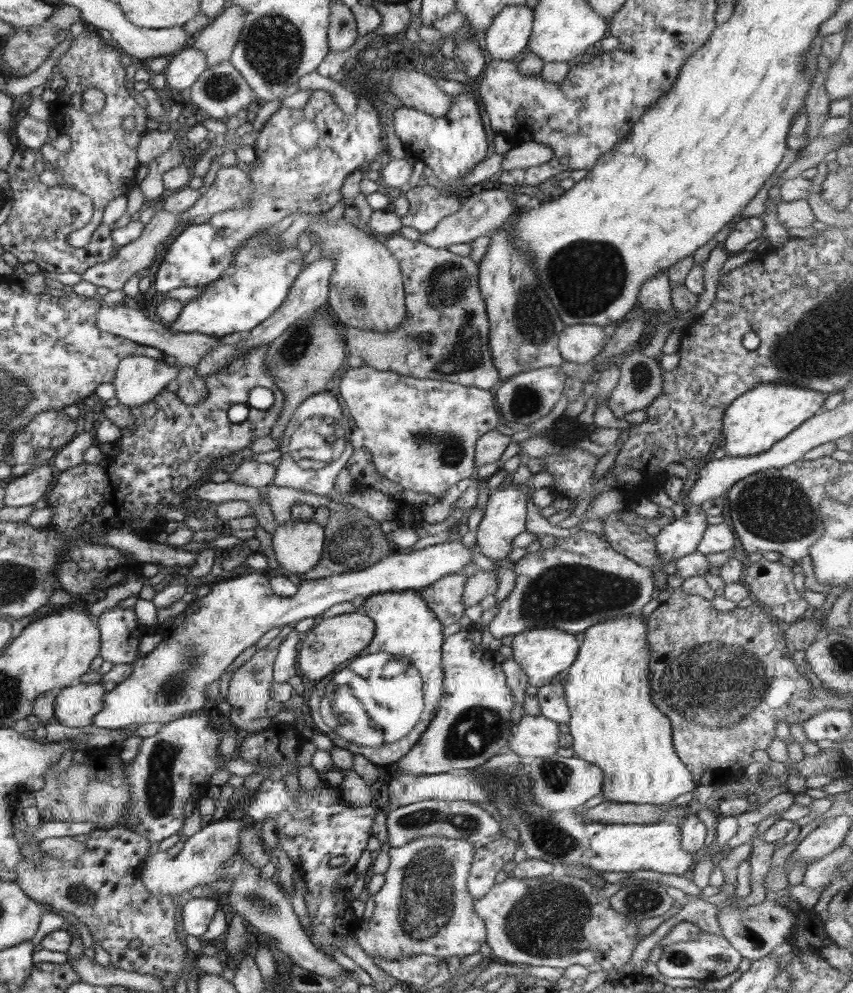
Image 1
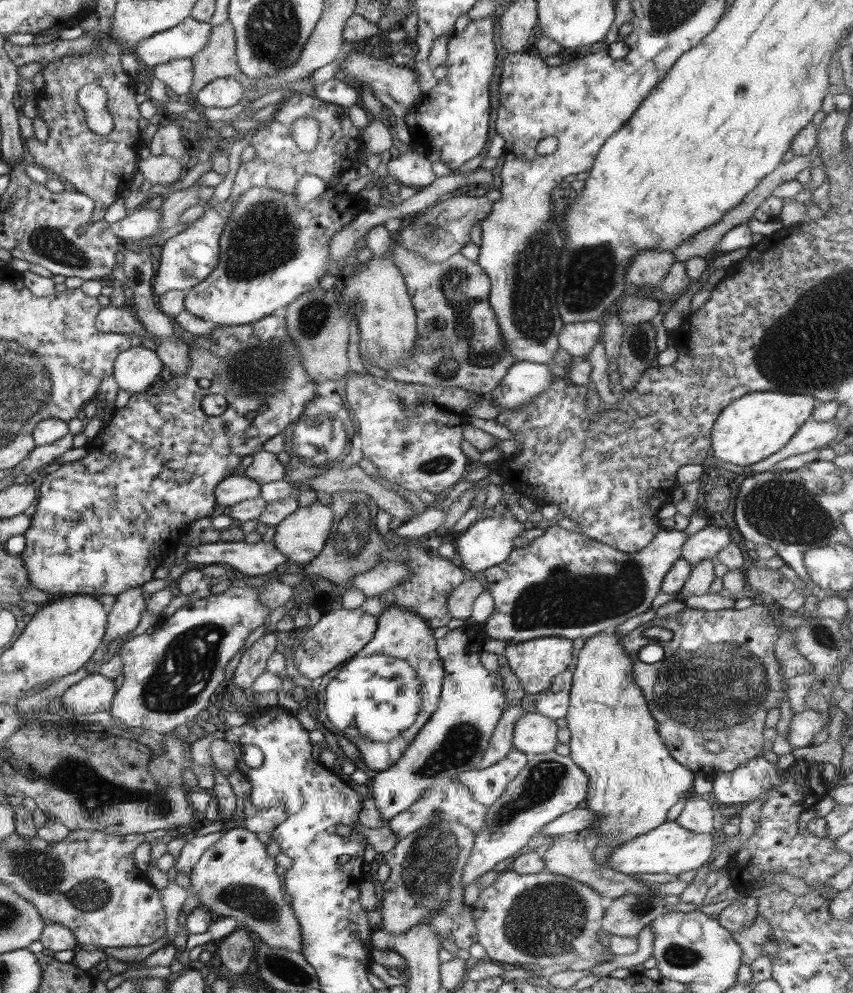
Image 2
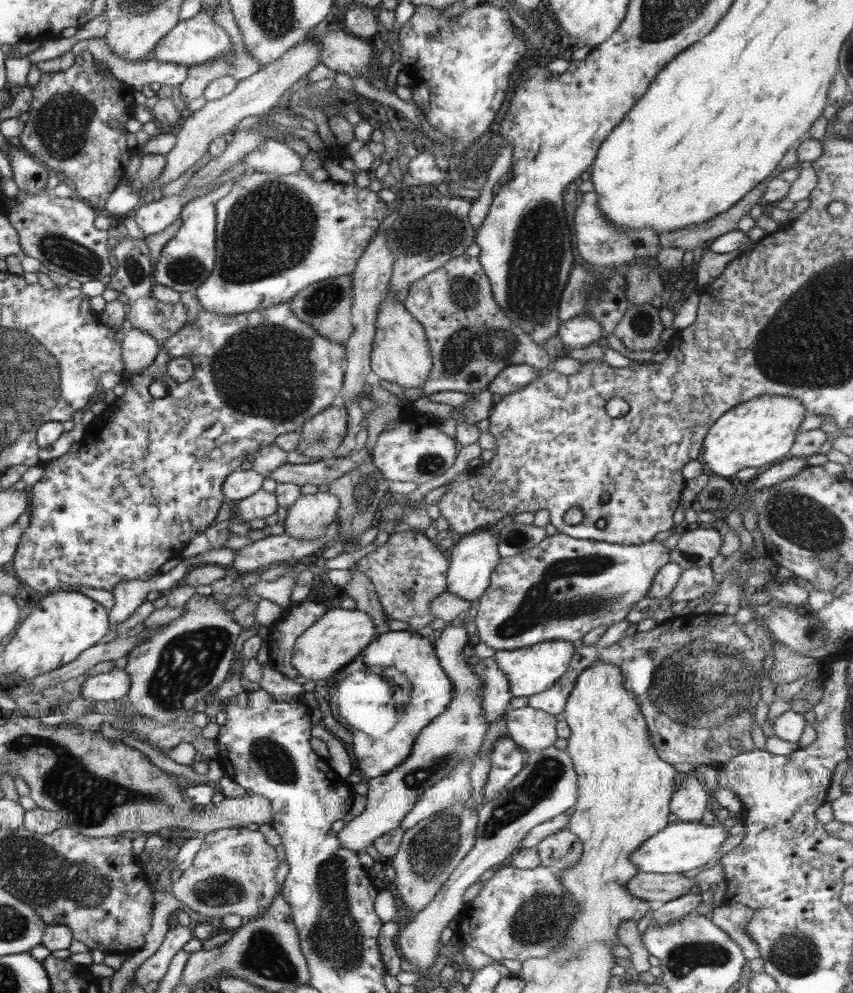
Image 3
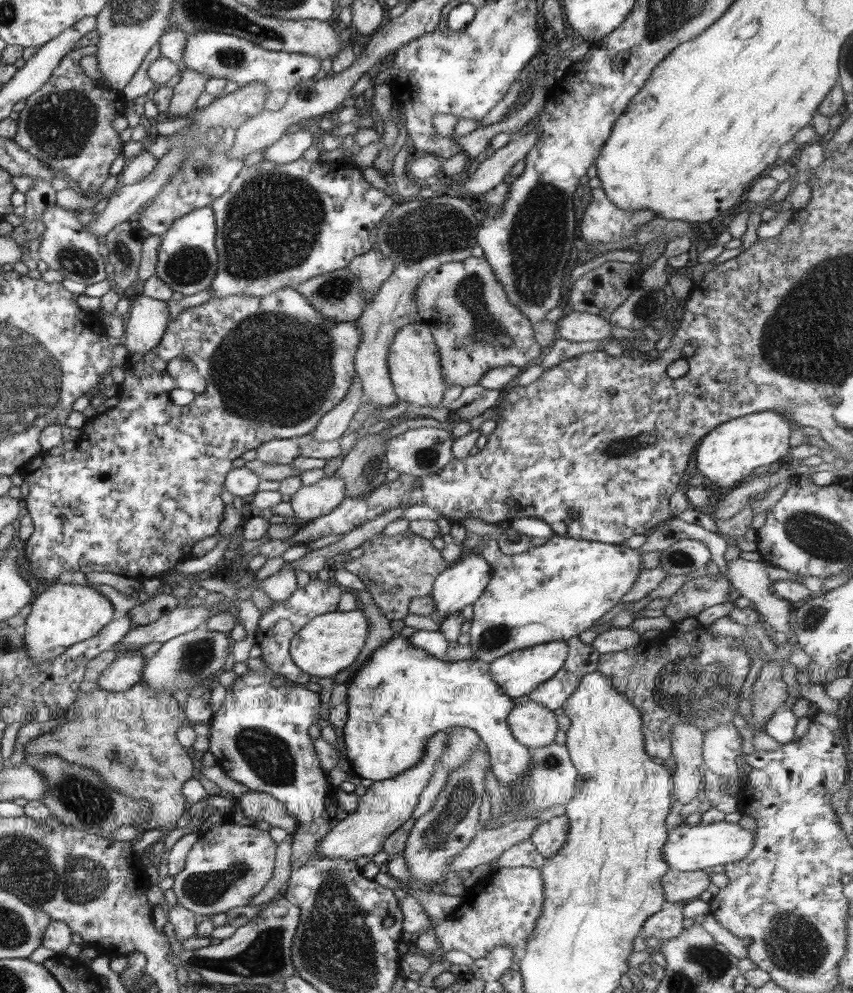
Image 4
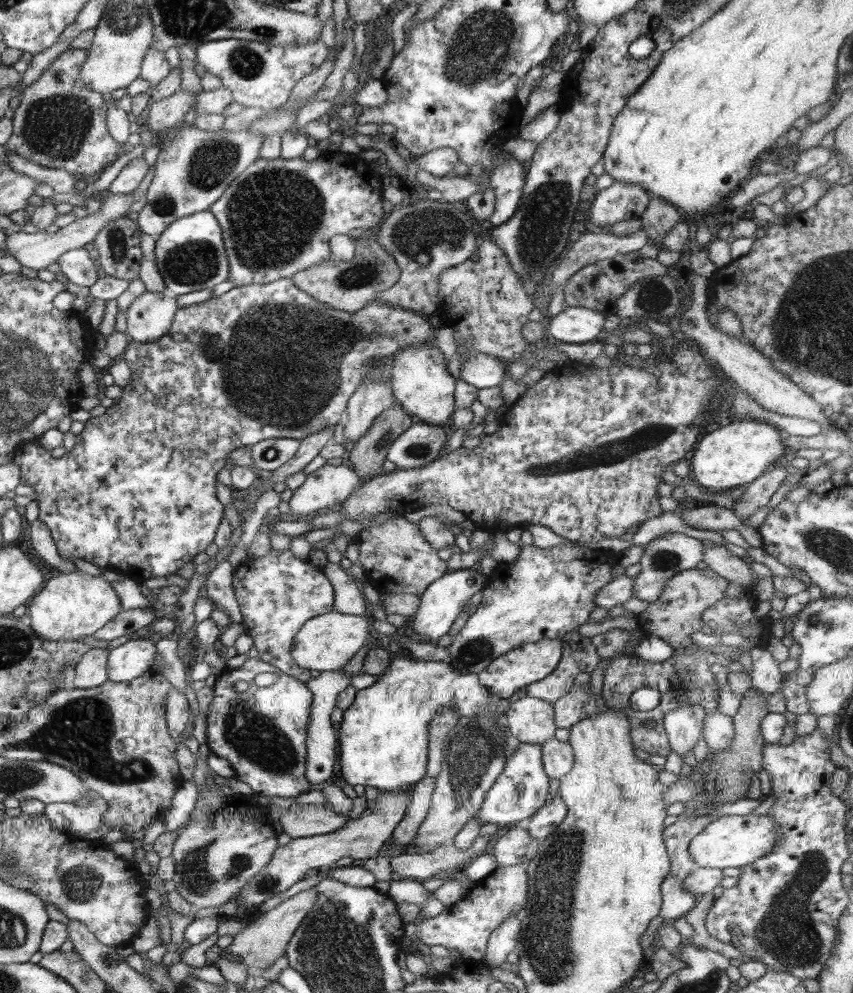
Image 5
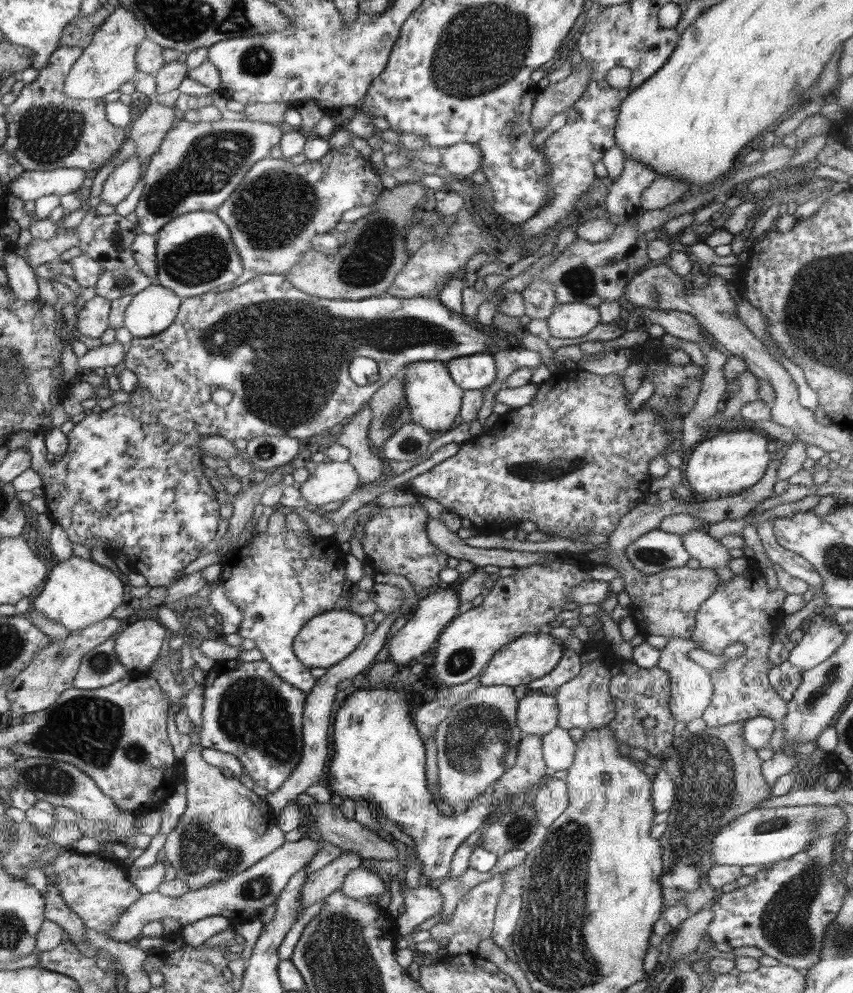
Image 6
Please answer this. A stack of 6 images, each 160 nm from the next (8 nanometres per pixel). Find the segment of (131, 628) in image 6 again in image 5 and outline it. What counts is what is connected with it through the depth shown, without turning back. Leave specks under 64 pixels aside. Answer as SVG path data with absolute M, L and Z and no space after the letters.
M142 631L130 641L110 650L107 660L108 681L130 682L150 670L158 649L155 640L155 637Z

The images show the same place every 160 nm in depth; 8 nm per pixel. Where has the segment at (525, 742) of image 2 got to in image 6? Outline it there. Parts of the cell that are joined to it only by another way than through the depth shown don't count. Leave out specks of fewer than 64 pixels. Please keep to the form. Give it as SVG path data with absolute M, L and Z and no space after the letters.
M529 691L517 704L516 726L526 736L544 736L557 727L559 715L554 695Z

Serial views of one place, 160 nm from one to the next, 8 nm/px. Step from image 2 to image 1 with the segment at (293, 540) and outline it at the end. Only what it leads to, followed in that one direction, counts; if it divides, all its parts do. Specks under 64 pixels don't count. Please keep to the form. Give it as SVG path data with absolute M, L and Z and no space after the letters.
M289 518L284 524L278 524L271 536L271 541L279 566L293 575L312 570L320 562L326 537L325 528L314 520L302 522L299 518Z

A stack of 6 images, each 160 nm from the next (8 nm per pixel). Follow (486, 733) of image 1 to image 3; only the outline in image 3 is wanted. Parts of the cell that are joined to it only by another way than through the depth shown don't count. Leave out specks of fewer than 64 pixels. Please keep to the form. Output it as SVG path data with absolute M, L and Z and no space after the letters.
M462 620L440 630L440 634L437 636L437 640L433 642L433 645L442 670L451 680L453 697L448 703L446 710L439 717L433 718L432 722L421 730L421 734L417 734L411 753L404 759L404 762L401 762L395 769L382 776L369 779L364 812L354 817L351 822L345 824L340 832L336 833L336 838L340 842L340 850L357 852L359 854L364 853L366 848L374 846L374 842L380 836L388 834L394 828L401 827L402 820L406 818L408 812L414 808L414 804L418 802L420 796L428 788L432 788L443 776L450 774L460 764L461 760L465 758L473 760L477 756L478 750L482 748L482 742L484 742L489 722L481 707L483 684L480 677L474 672L474 666L466 661L467 657L462 653L464 646L470 644L468 637L468 632L462 624Z

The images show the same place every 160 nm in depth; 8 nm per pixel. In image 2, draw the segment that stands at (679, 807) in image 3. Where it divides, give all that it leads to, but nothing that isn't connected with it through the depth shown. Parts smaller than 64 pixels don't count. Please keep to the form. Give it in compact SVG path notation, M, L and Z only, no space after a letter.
M699 795L684 801L686 803L684 810L675 822L692 833L714 833L714 802L708 797Z

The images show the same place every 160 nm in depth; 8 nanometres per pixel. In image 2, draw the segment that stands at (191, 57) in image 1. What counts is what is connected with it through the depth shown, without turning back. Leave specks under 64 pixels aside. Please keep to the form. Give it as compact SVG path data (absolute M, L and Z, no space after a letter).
M181 58L152 68L152 76L162 80L173 96L190 94L193 83L193 62L189 58Z

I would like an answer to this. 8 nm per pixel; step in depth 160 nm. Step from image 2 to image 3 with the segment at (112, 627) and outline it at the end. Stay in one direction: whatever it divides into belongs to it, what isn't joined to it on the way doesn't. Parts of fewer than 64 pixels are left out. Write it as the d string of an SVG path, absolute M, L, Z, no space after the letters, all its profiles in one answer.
M153 579L122 580L120 585L112 589L115 600L114 606L109 610L109 623L111 626L126 620L136 609L147 601L147 594L153 590L144 588L142 582L154 582Z

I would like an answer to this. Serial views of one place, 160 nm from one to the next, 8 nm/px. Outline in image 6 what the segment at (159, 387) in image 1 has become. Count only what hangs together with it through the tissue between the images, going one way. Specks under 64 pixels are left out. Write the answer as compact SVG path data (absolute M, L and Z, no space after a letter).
M160 284L133 295L124 312L124 326L134 338L158 335L171 326L178 315L181 298Z

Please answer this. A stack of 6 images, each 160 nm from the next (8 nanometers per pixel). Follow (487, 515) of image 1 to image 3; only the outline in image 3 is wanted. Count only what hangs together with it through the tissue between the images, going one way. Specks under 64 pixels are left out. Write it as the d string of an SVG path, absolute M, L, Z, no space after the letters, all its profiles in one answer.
M482 528L458 537L455 544L447 552L449 569L446 580L448 589L446 590L450 594L456 594L456 596L470 602L481 598L488 589L494 567L502 557L498 550L498 541L498 534L491 528Z

